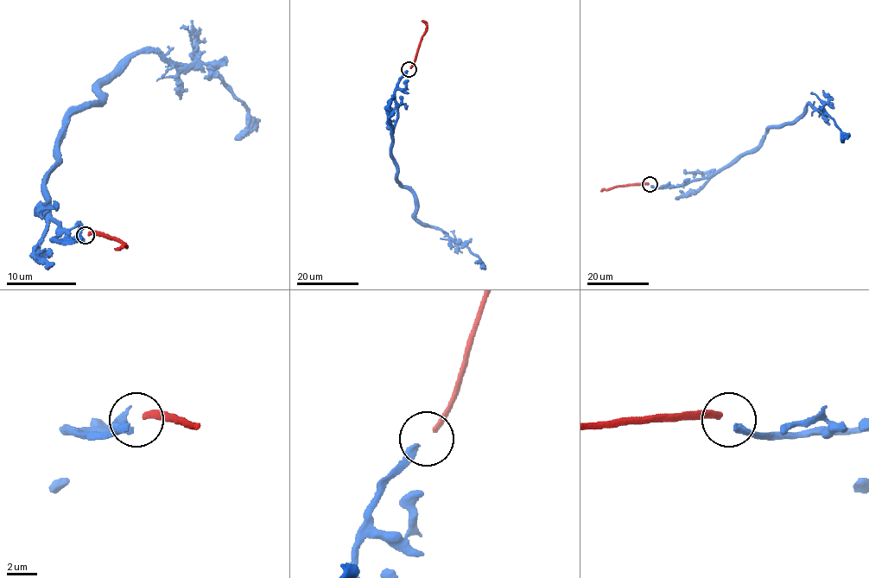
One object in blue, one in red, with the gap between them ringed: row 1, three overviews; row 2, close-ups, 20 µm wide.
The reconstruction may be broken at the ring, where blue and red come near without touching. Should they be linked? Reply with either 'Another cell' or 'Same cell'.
Same cell

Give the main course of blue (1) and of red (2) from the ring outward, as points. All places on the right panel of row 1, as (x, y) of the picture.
1: (651, 186), (682, 186), (712, 176), (749, 154), (770, 128), (792, 124), (808, 104), (833, 119), (844, 142)
2: (649, 184), (618, 186), (601, 191)

